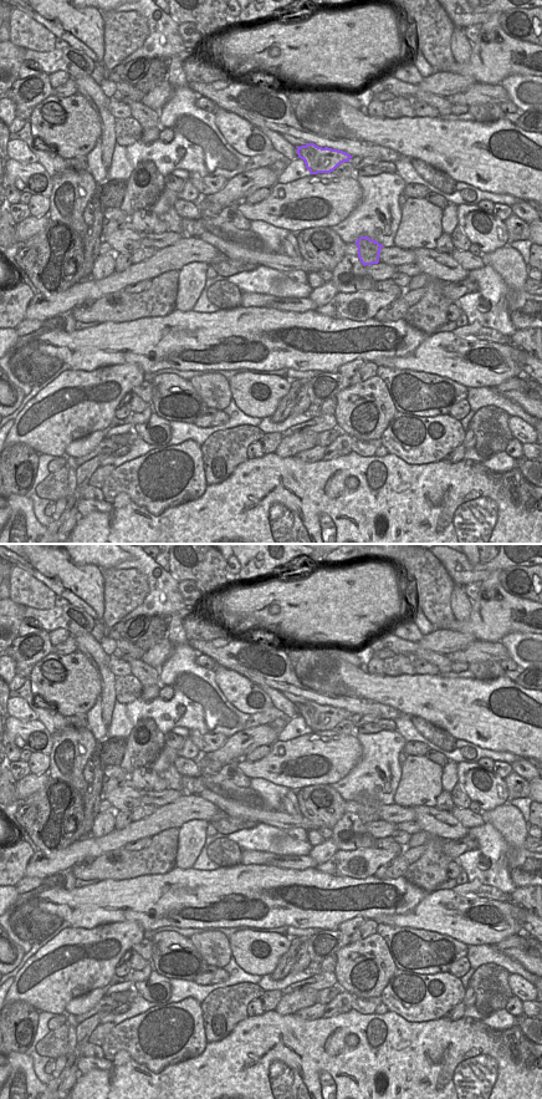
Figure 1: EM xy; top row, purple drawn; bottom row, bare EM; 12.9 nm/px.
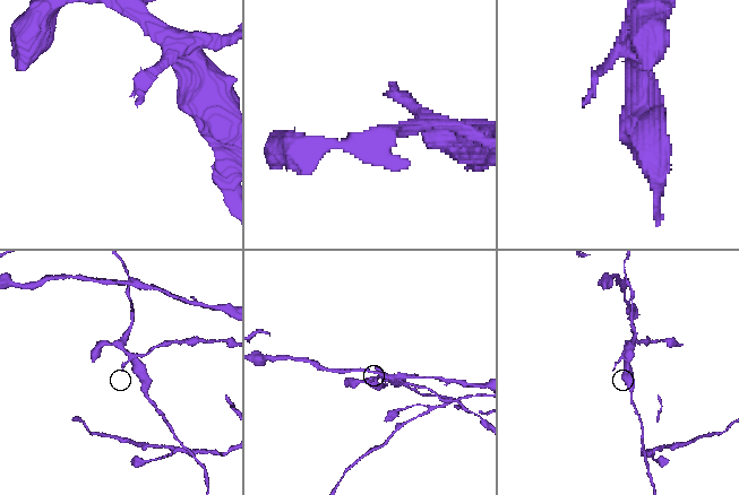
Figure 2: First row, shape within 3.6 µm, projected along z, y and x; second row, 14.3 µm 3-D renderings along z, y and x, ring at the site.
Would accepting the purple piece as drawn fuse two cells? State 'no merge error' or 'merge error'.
merge error

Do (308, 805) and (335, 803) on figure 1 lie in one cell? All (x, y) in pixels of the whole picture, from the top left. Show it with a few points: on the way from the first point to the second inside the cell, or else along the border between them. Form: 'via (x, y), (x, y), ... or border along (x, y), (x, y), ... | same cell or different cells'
via (315, 807), (317, 809), (328, 808) | same cell

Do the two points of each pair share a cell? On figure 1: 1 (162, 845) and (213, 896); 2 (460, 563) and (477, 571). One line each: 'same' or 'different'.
1: different
2: same

